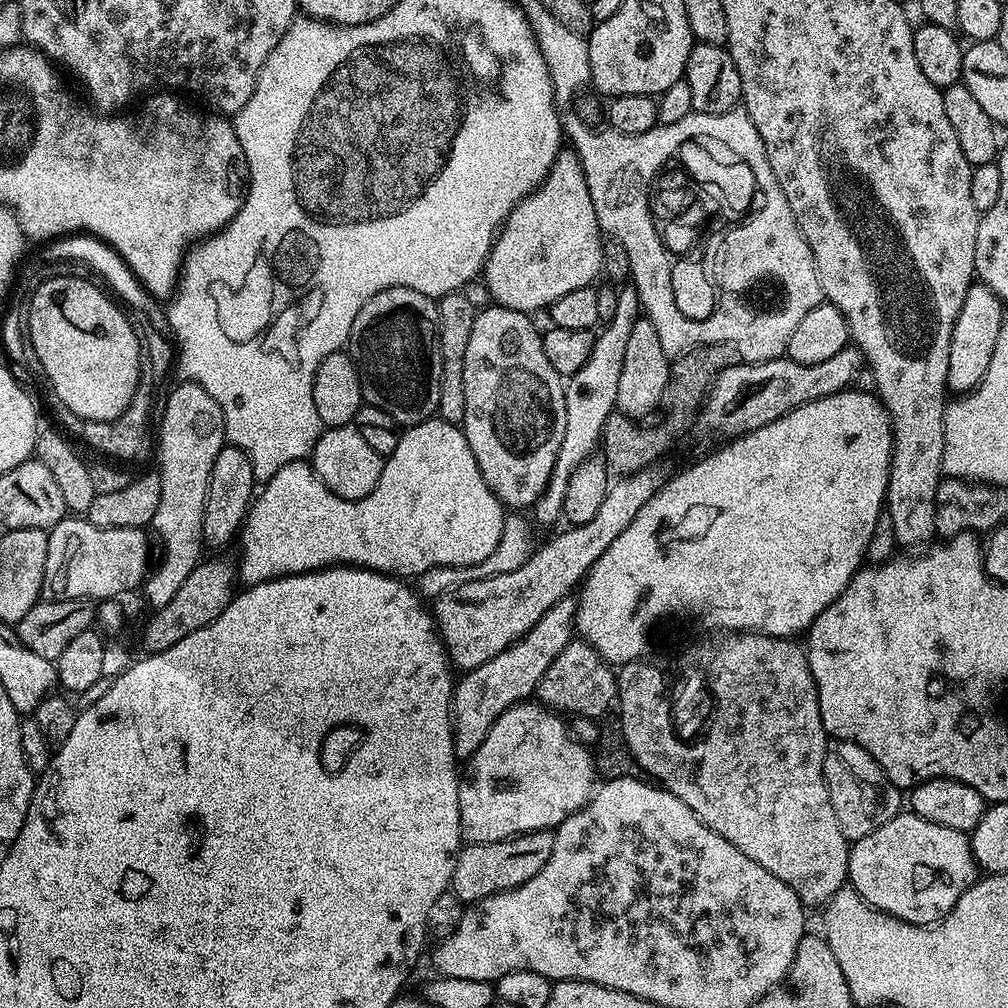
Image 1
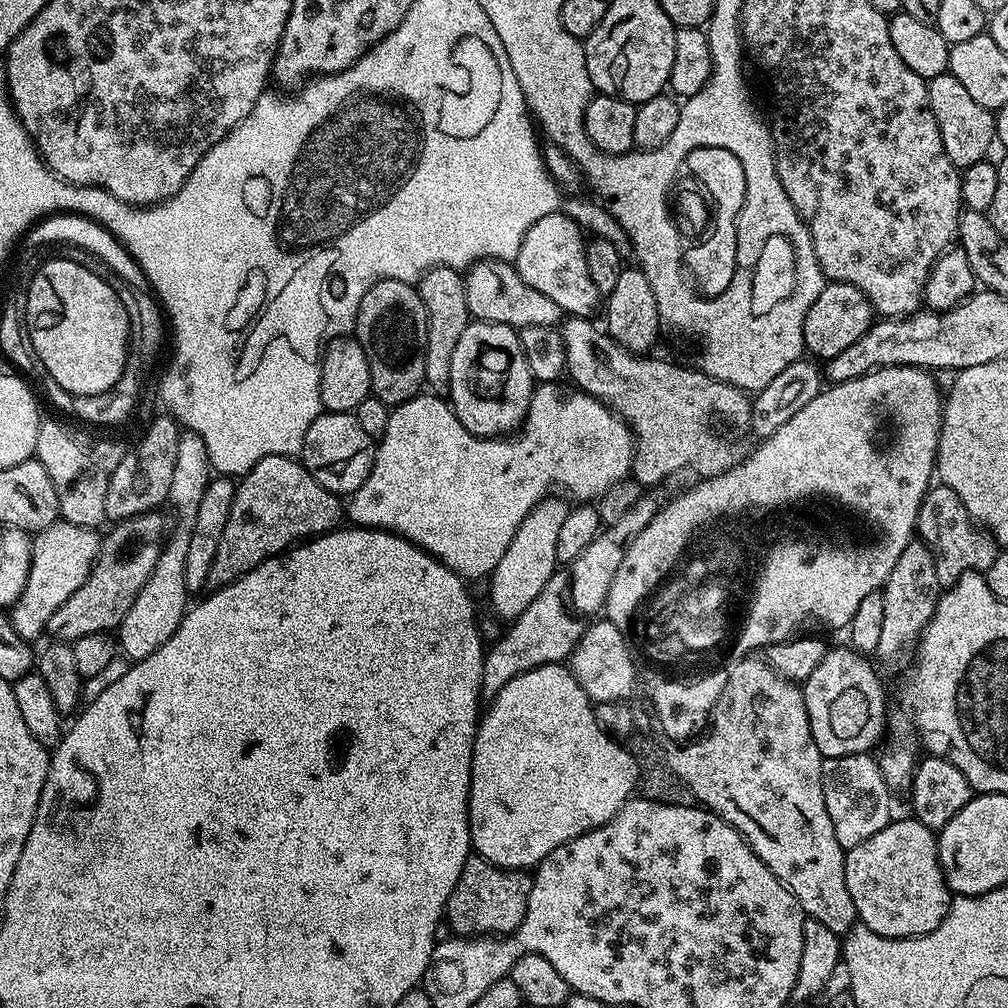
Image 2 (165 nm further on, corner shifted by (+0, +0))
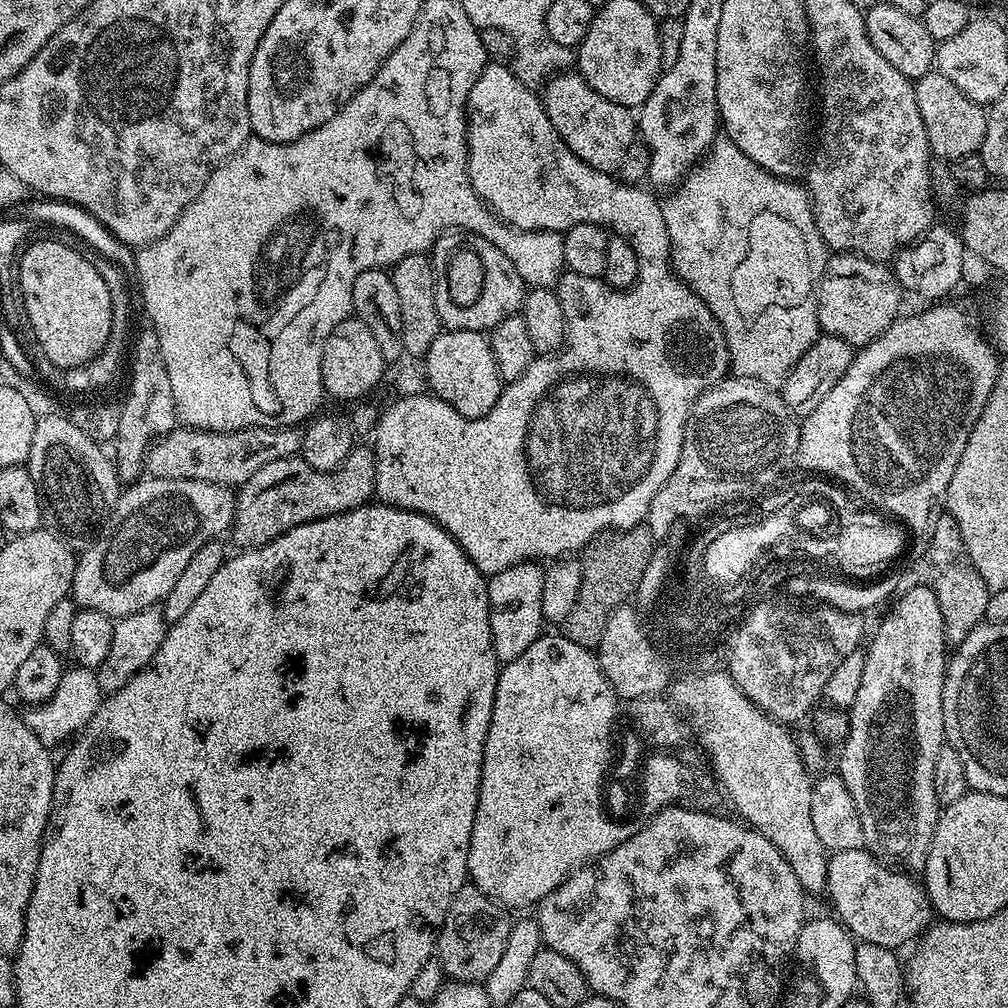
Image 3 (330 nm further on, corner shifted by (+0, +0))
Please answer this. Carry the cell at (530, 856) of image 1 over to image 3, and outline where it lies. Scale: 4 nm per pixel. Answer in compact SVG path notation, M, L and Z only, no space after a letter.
M468 882L456 891L456 896L444 915L444 921L436 937L435 959L441 960L440 968L447 979L462 984L479 984L487 981L490 974L494 974L494 966L498 966L502 953L506 950L506 938L510 938L513 921L508 920L509 913L495 900L477 890L476 885Z

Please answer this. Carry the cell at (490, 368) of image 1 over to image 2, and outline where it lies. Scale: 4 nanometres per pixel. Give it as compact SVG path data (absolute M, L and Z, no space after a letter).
M498 322L468 323L458 346L454 346L454 358L450 358L447 395L458 422L475 436L503 437L525 423L533 391L532 371L520 345L519 331Z

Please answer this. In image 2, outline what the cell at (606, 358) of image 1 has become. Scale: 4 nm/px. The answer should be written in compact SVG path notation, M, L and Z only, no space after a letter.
M549 498L543 500L526 518L522 520L522 526L518 526L518 534L514 534L514 542L502 554L502 562L493 570L490 577L492 585L488 588L488 596L492 599L492 608L504 619L511 622L542 594L546 582L556 573L558 561L558 533L562 522L566 522L566 514L570 507L569 501L564 498Z

